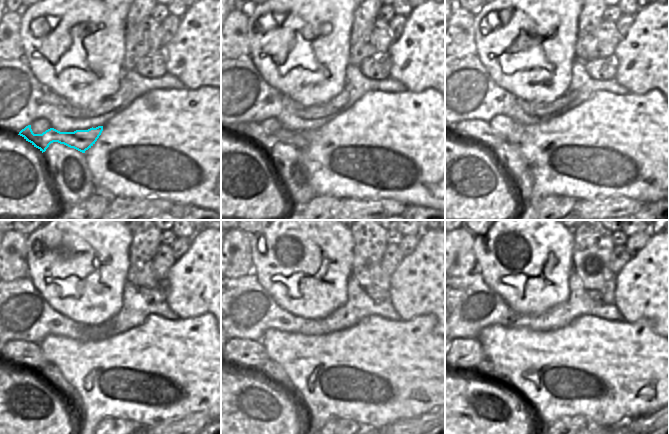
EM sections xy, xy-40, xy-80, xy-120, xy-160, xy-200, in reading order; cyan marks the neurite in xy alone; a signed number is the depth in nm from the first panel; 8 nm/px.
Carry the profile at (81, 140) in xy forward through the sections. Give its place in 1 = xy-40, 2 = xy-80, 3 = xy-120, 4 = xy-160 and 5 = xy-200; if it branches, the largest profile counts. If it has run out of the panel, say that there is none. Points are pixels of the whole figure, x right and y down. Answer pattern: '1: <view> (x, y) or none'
1: xy-40 (252, 131)
2: xy-80 (479, 131)
3: xy-120 (28, 354)
4: xy-160 (245, 353)
5: xy-200 (465, 353)

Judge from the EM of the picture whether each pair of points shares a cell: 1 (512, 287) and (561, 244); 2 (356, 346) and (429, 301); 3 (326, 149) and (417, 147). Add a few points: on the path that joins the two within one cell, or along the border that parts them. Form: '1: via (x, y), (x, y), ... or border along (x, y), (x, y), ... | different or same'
1: via (533, 286), (554, 286), (556, 284), (557, 265) | same
2: border along (424, 315), (418, 315), (409, 320), (401, 320) | different
3: via (349, 145), (394, 145) | same

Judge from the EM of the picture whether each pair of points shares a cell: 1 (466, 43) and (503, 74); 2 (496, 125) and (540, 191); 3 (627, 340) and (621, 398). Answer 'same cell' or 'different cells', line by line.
1: different cells
2: same cell
3: same cell

